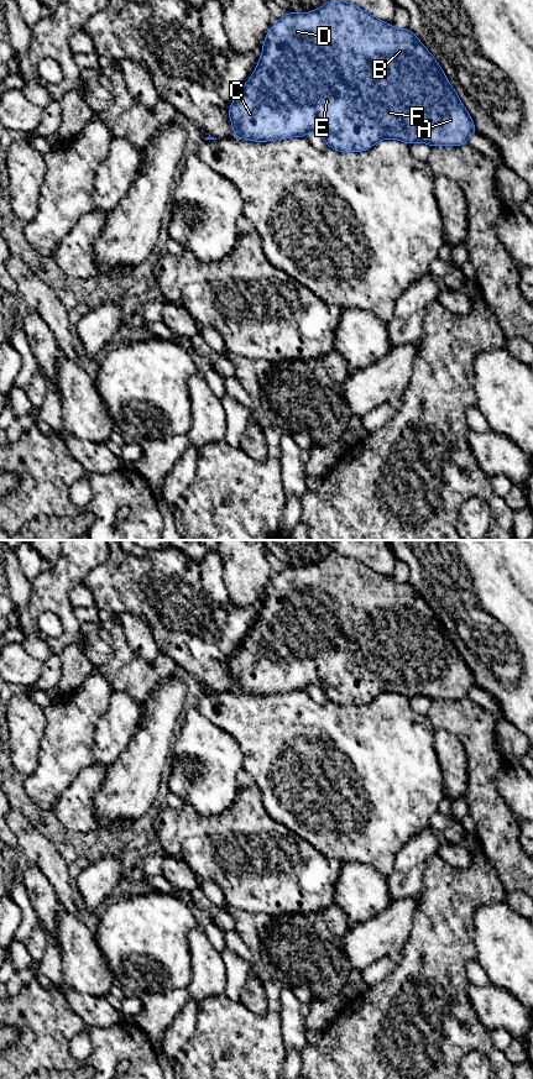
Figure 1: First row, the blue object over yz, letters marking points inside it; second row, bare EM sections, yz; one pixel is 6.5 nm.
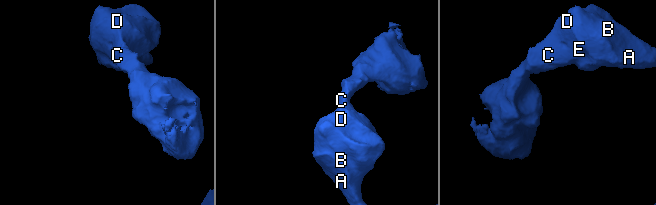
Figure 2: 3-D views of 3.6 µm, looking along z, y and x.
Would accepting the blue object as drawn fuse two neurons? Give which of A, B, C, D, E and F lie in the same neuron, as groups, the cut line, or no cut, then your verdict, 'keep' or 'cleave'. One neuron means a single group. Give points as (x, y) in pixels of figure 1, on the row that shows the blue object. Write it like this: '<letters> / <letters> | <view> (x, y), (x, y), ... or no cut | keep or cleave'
A B C D E F | no cut | keep

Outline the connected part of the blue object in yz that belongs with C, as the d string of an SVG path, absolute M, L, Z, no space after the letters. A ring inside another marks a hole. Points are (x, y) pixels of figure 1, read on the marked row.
M329 0L318 10L308 14L286 12L286 15L271 26L270 32L263 41L261 59L257 63L251 78L246 82L242 90L234 98L229 117L232 122L232 137L246 138L250 141L263 142L272 140L284 140L288 137L305 137L310 131L323 136L328 147L340 152L361 152L371 148L382 138L396 138L408 145L414 142L425 142L434 146L463 146L466 145L474 133L476 133L471 116L461 104L455 89L449 84L444 70L439 67L432 53L423 46L417 36L409 30L397 30L357 6L343 0ZM294 82L299 87L299 99L292 96L287 89L287 83Z

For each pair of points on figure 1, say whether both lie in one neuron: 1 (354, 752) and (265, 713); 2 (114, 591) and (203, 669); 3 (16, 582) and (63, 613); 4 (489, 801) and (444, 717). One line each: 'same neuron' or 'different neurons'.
1: same neuron
2: same neuron
3: different neurons
4: same neuron

